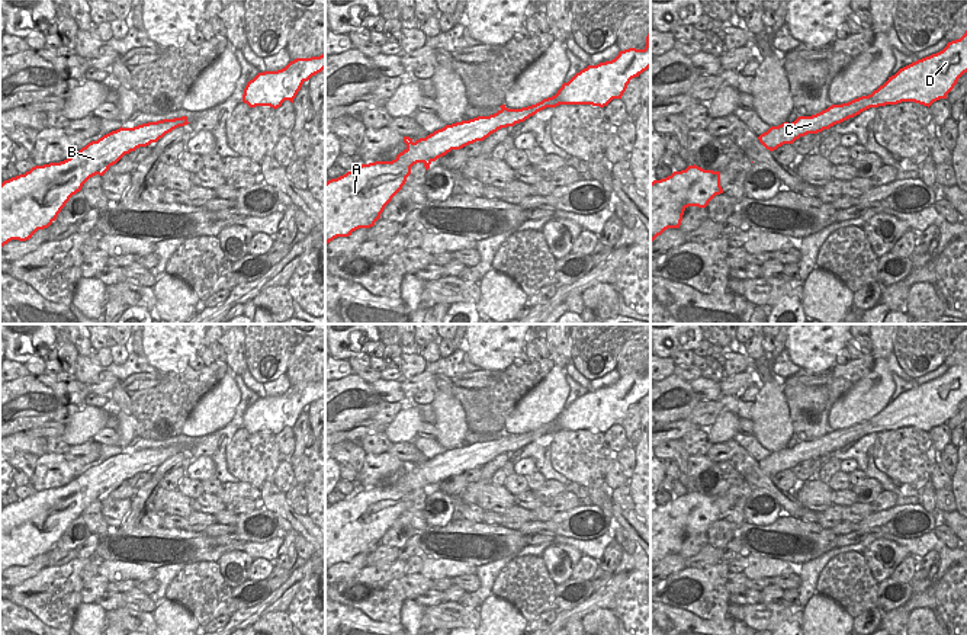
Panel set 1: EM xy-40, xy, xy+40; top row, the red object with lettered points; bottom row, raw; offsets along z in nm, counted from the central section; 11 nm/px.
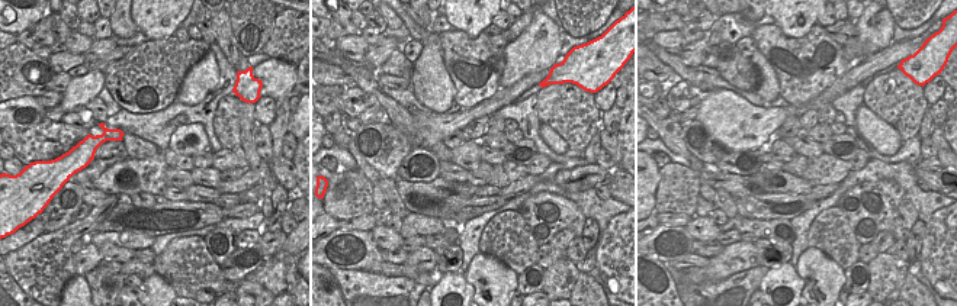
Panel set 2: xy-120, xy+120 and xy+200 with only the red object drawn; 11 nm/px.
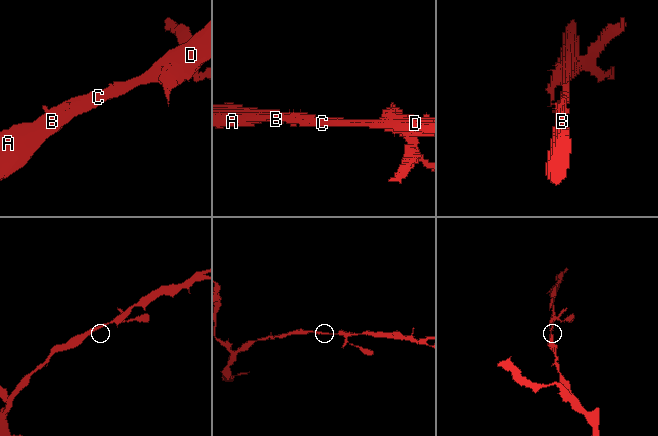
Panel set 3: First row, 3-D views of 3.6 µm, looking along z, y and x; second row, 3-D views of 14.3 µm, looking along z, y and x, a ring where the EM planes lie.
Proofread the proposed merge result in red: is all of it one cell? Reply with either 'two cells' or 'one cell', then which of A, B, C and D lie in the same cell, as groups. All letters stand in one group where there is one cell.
one cell | A B C D

